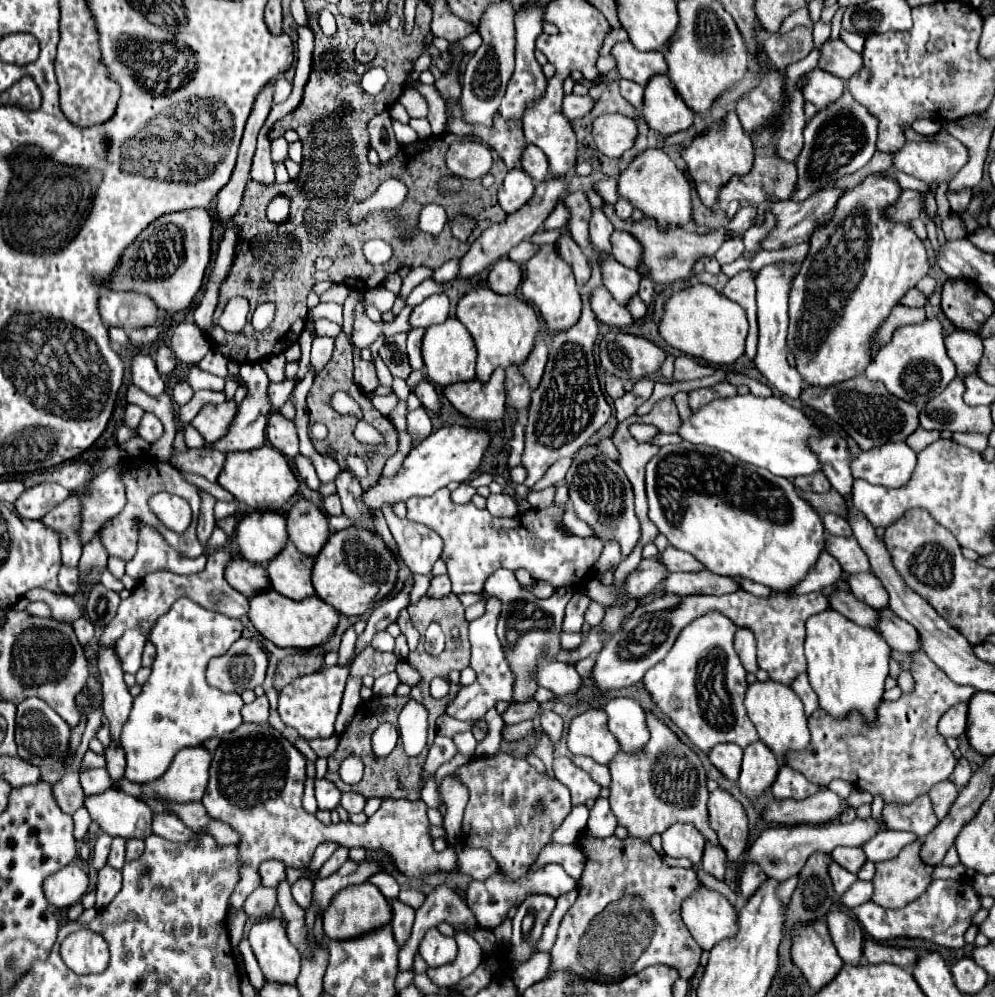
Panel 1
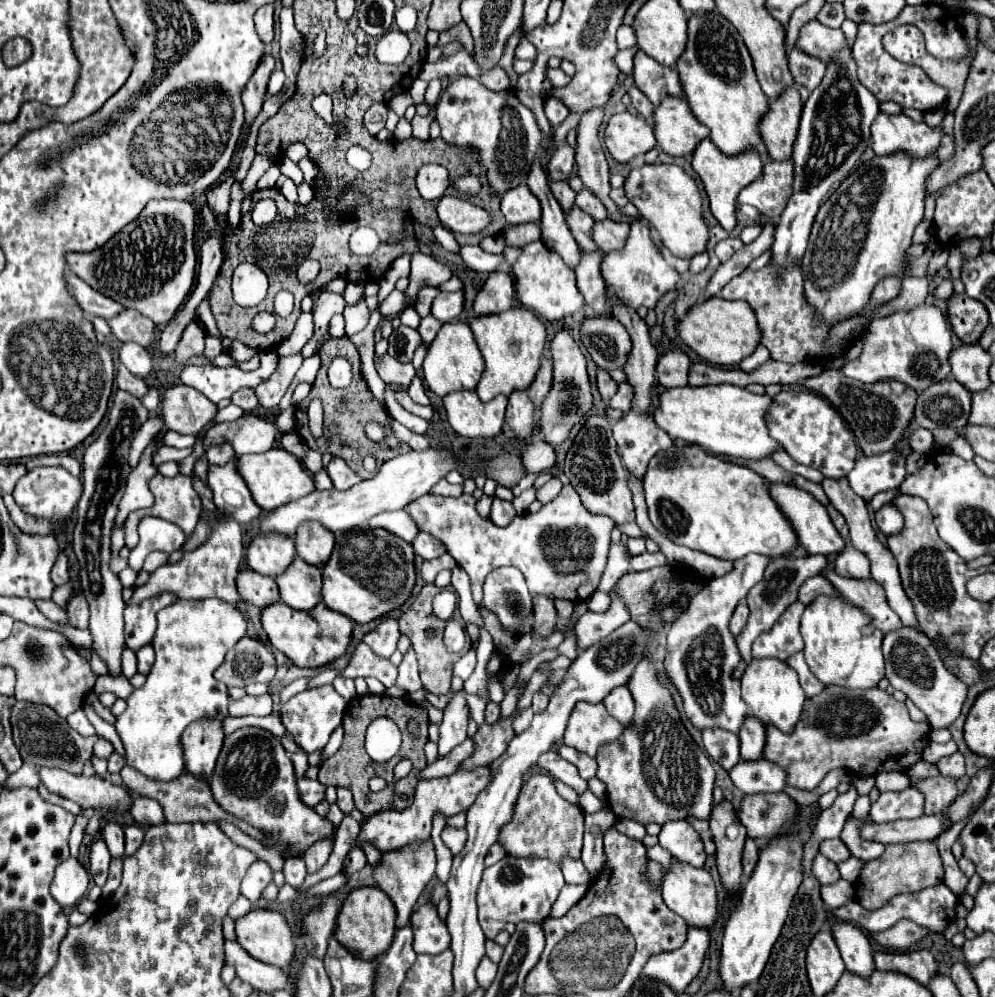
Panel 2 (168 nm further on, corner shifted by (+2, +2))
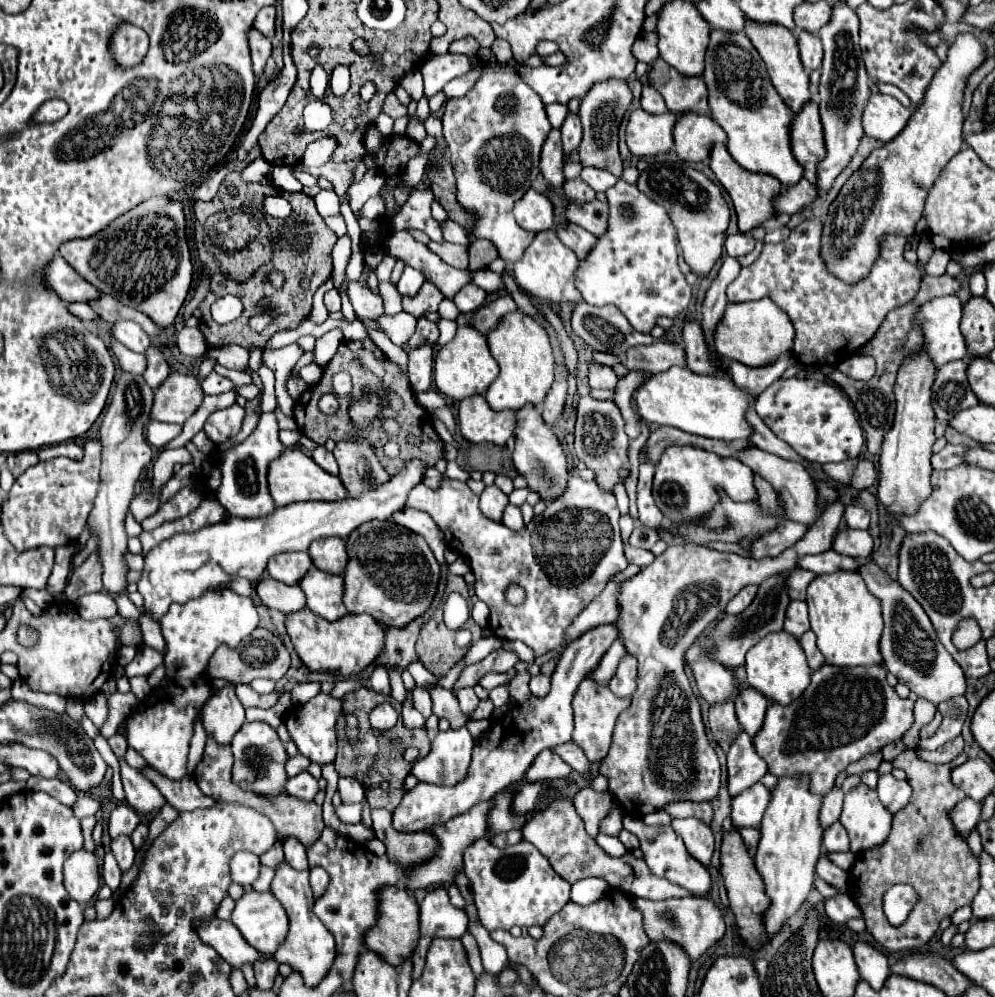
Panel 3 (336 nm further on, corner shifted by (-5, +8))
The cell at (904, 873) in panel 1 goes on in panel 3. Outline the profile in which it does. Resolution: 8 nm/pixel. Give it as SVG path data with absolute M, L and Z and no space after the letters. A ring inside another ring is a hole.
M906 750L894 760L894 768L902 768L906 772L908 784L912 786L912 798L910 798L908 806L904 806L904 810L894 814L888 842L884 842L884 846L874 846L872 850L864 850L864 854L858 854L854 866L848 874L848 894L852 894L854 902L860 906L862 916L866 920L866 930L888 952L900 952L900 950L924 946L938 932L938 924L942 918L952 916L958 908L972 904L972 898L978 888L978 858L968 848L964 836L960 832L956 832L956 828L952 826L952 820L948 816L950 810L966 798L966 794L962 790L958 790L954 784L950 784L950 766L924 762L916 756L914 750ZM898 882L908 884L916 890L918 904L910 912L908 920L900 928L894 928L886 922L886 916L882 912L882 894Z

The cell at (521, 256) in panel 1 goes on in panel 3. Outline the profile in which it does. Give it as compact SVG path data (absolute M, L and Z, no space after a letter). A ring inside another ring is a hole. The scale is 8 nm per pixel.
M444 220L442 224L440 224L440 228L442 228L442 236L444 236L444 240L448 240L448 242L456 242L456 244L464 244L464 246L468 246L470 242L468 242L468 232L460 226L460 224L456 224L454 220Z

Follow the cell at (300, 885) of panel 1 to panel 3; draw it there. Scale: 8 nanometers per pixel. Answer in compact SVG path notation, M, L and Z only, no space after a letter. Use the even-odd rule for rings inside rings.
M286 838L284 840L284 858L294 870L308 870L306 848L296 838Z

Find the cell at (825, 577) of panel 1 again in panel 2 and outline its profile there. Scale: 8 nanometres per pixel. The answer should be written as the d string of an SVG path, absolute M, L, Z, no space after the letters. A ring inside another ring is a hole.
M821 554L821 556L803 556L803 558L793 558L793 560L787 560L787 558L781 560L781 558L779 558L779 560L773 560L773 562L767 566L763 580L761 580L759 584L755 584L753 590L747 594L747 604L749 604L749 610L751 610L751 618L749 618L749 624L747 624L745 632L737 638L739 652L741 652L741 656L743 656L743 660L745 660L747 664L749 664L749 660L753 660L753 658L751 658L751 644L753 644L753 640L755 640L761 632L769 630L769 628L777 622L777 618L785 612L785 608L797 600L799 586L801 586L809 576L821 576L821 574L825 572L827 564L829 564L827 556Z

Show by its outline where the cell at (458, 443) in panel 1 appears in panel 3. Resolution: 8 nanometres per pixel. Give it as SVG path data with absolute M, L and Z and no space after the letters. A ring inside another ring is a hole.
M412 460L390 482L372 492L364 492L360 498L348 496L338 502L294 502L284 508L276 508L270 516L264 518L230 516L228 520L206 526L204 530L196 530L192 534L176 534L144 554L144 568L138 580L138 590L144 596L144 606L150 614L162 618L172 602L184 604L192 598L200 598L206 592L220 592L236 578L258 582L266 570L268 560L276 554L308 550L310 542L322 536L346 538L360 524L374 518L388 520L390 514L406 506L408 492L412 486L420 484L422 474L422 462Z

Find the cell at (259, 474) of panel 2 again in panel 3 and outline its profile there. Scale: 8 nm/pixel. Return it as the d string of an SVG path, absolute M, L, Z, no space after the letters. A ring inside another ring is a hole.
M286 448L284 454L270 464L268 470L268 488L274 498L276 508L288 506L292 502L304 502L304 500L322 500L322 502L334 502L348 496L348 490L340 482L338 476L328 474L322 470L306 452L300 448Z

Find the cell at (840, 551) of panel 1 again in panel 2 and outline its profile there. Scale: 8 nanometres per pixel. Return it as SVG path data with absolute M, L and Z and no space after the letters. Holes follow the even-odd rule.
M771 484L771 496L775 498L779 508L785 512L785 516L793 522L793 528L797 528L797 536L801 544L807 548L809 554L827 554L827 556L837 556L841 550L845 550L847 540L833 528L827 510L821 502L817 502L809 492L795 488L795 486L785 486L785 484Z

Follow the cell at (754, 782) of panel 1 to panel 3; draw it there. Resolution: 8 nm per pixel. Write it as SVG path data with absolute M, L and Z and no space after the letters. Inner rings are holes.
M744 688L744 694L738 694L734 698L734 704L736 704L736 716L738 716L740 726L750 736L754 736L762 728L764 714L768 708L768 700L758 690Z

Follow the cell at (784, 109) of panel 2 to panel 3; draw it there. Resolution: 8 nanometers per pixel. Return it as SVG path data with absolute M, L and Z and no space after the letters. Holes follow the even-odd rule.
M816 102L806 104L802 112L796 114L792 124L792 150L796 160L804 166L804 178L816 184L816 162L824 158L824 132Z

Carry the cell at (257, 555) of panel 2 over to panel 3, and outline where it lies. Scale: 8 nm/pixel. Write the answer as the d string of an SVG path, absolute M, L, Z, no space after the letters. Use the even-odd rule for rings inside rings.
M290 552L290 554L278 554L270 558L268 562L268 574L282 582L282 584L298 584L304 574L308 574L312 568L312 558L308 552Z

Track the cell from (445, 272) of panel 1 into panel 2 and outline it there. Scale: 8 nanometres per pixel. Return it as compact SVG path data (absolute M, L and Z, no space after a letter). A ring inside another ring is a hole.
M437 226L437 230L433 228L433 234L437 238L437 242L447 250L447 252L453 252L453 254L459 254L459 244L457 240L453 238L453 234L449 230L445 230L443 226Z

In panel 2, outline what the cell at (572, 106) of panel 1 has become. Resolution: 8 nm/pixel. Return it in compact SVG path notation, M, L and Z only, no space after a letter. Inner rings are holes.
M549 98L549 100L545 102L545 114L547 114L547 118L549 118L549 122L551 122L553 126L559 126L559 124L569 116L569 108L567 108L565 104L561 104L561 100Z

